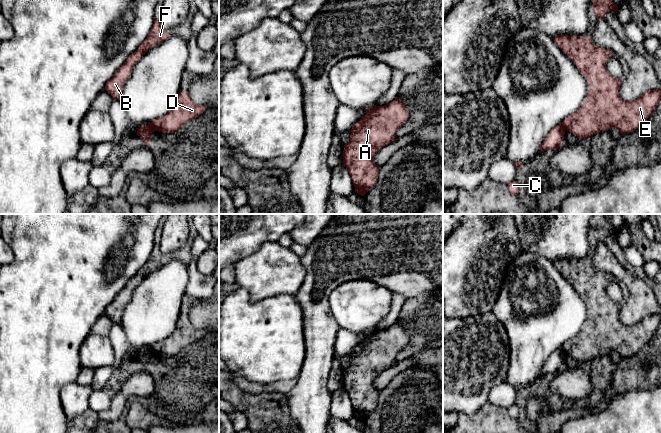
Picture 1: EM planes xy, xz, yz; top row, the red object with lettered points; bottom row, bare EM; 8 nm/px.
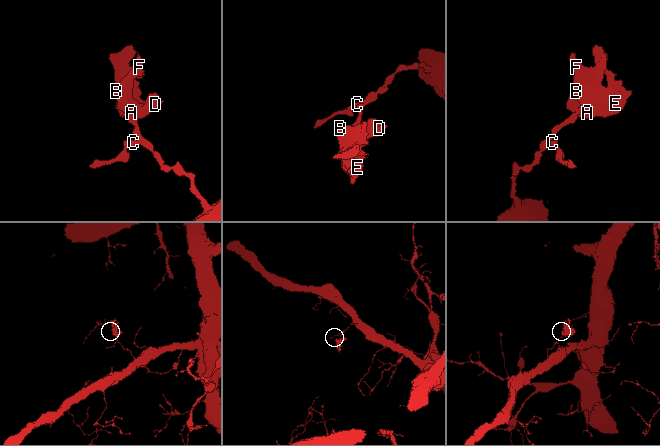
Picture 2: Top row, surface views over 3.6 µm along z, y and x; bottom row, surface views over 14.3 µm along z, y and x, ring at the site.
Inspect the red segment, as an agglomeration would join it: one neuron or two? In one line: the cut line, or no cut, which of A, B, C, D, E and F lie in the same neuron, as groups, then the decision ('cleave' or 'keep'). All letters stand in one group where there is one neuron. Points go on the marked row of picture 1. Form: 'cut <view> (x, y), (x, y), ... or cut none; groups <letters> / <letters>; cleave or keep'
cut yz (561, 125), (564, 131); groups A B D E F / C; cleave

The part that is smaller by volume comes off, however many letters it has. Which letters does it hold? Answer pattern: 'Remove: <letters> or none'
Remove: A, B, D, E, F

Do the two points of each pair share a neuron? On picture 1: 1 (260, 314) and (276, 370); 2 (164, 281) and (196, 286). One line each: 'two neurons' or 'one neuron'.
1: one neuron
2: two neurons

